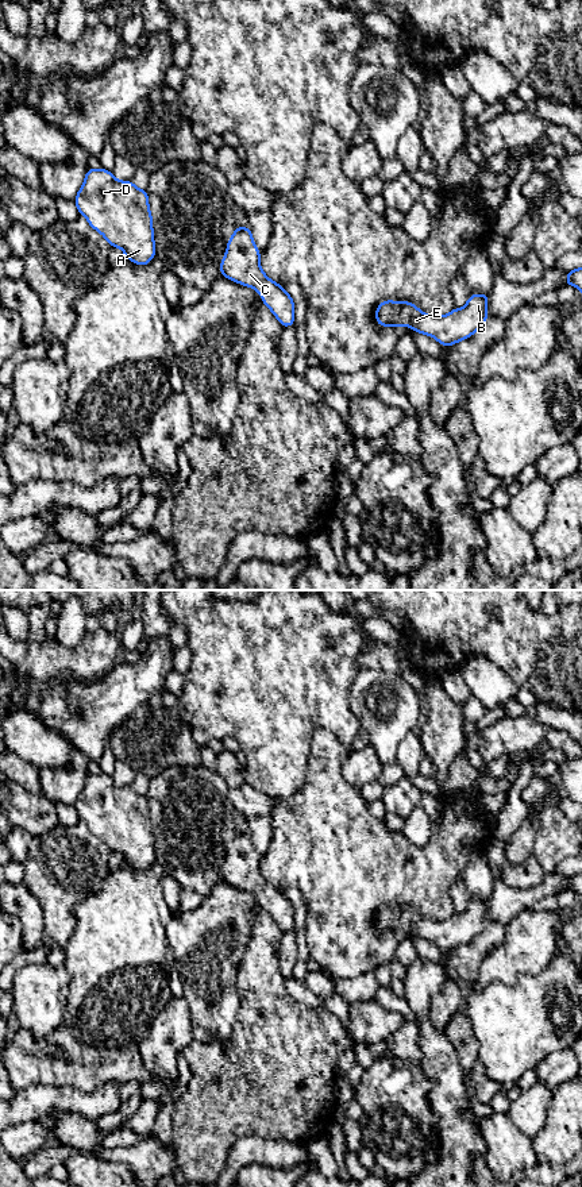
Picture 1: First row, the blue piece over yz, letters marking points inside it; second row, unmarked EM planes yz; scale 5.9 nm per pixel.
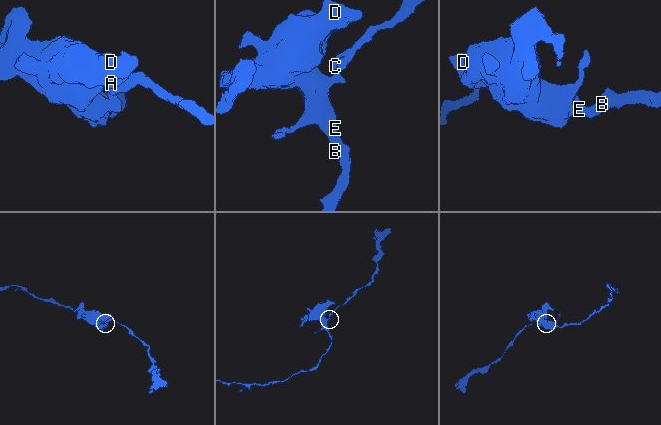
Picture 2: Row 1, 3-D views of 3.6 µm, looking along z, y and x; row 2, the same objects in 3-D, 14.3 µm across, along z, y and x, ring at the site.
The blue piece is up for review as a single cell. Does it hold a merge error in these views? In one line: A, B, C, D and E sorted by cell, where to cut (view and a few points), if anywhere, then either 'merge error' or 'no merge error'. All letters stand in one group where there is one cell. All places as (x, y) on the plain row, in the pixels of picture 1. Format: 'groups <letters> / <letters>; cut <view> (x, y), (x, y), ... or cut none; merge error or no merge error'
groups A B C D E; cut none; no merge error

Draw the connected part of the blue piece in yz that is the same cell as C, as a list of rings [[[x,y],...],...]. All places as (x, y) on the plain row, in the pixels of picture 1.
[[[248,830],[236,832],[228,844],[224,863],[220,867],[220,878],[234,887],[254,893],[284,933],[294,930],[293,903],[280,889],[267,883],[259,864],[261,858]]]

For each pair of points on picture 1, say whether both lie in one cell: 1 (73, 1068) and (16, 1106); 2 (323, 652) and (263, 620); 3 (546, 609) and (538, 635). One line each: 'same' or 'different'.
1: different
2: same
3: different

